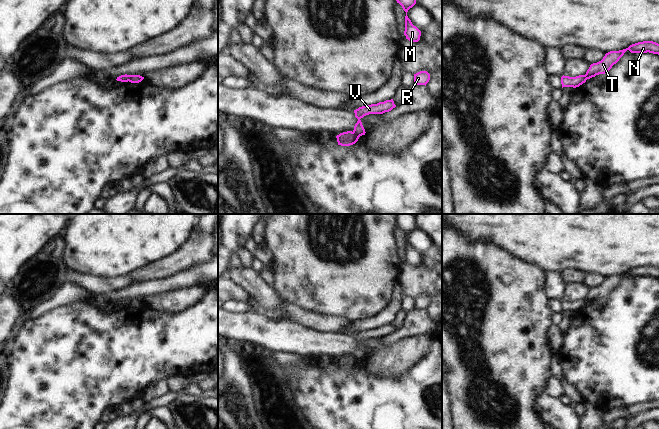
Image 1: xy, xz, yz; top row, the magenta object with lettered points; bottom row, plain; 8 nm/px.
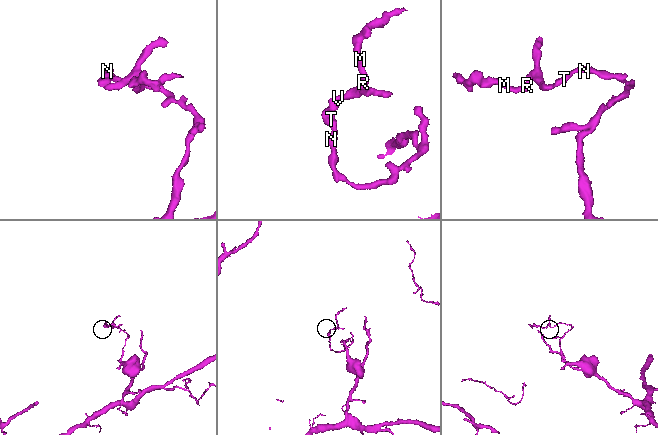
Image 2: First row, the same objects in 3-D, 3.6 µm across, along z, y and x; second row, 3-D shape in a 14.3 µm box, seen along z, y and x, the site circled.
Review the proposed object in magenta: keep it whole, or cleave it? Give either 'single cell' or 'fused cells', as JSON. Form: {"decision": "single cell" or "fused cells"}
{"decision": "fused cells"}

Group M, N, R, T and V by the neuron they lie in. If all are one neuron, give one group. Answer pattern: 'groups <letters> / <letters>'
groups M R V / N T

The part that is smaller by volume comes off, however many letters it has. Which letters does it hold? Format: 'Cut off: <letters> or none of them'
Cut off: M, R, V

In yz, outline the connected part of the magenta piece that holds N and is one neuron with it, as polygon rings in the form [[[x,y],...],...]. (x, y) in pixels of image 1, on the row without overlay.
[[[643,265],[630,269],[628,272],[619,275],[610,275],[605,278],[603,283],[590,289],[585,301],[590,303],[599,298],[607,297],[614,288],[629,274],[631,277],[653,277],[659,279],[659,268],[653,265]]]

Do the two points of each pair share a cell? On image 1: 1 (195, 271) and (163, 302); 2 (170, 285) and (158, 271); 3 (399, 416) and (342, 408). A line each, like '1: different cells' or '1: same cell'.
1: different cells
2: different cells
3: same cell

